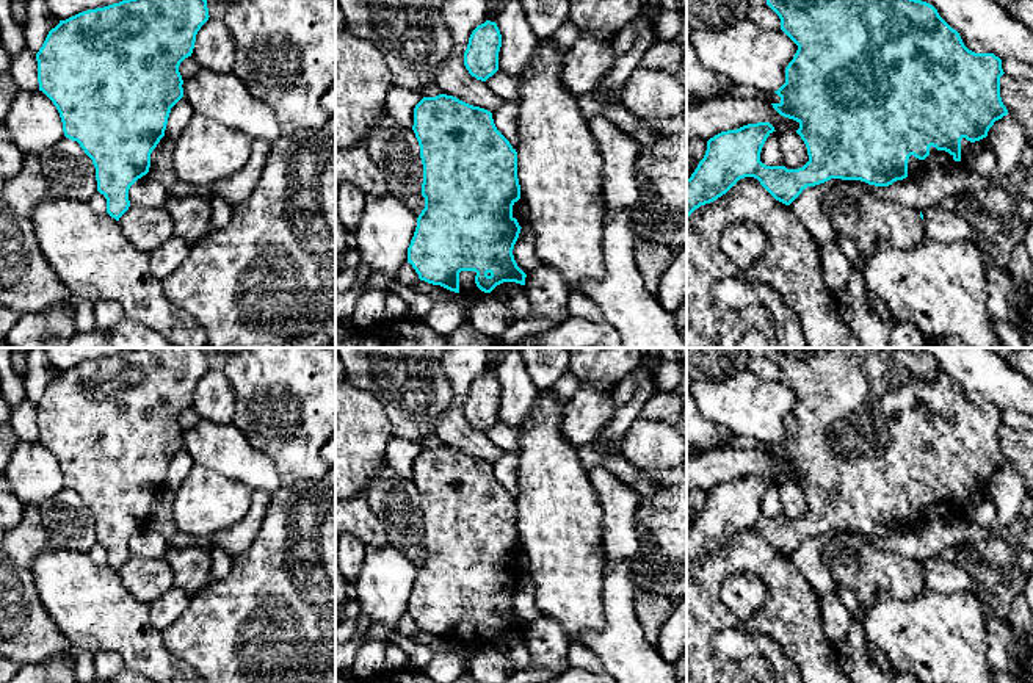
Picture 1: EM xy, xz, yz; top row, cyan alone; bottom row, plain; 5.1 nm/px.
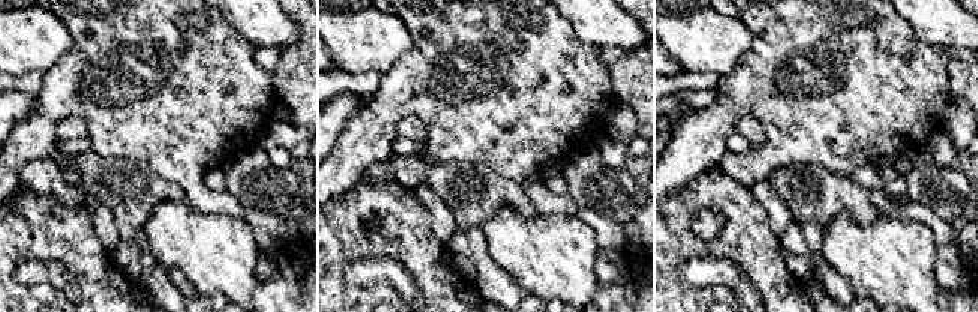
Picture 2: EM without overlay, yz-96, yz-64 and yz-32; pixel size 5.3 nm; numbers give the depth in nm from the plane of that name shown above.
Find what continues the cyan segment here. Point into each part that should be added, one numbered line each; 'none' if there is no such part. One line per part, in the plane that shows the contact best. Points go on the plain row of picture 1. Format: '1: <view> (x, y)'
none

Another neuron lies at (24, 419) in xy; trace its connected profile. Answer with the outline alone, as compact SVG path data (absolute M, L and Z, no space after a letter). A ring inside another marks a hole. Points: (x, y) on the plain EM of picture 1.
M28 398L11 407L9 425L20 442L39 440L36 406Z

